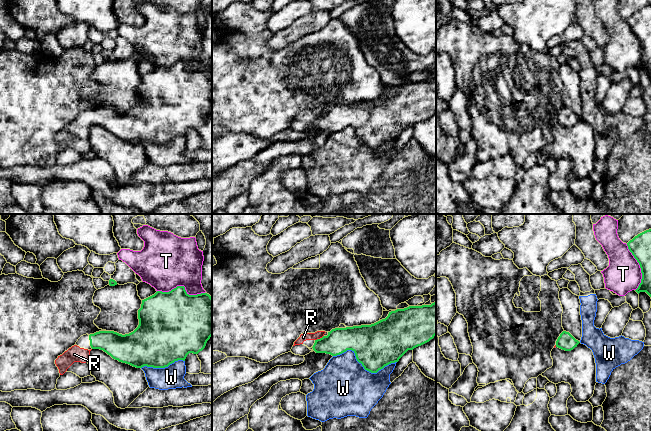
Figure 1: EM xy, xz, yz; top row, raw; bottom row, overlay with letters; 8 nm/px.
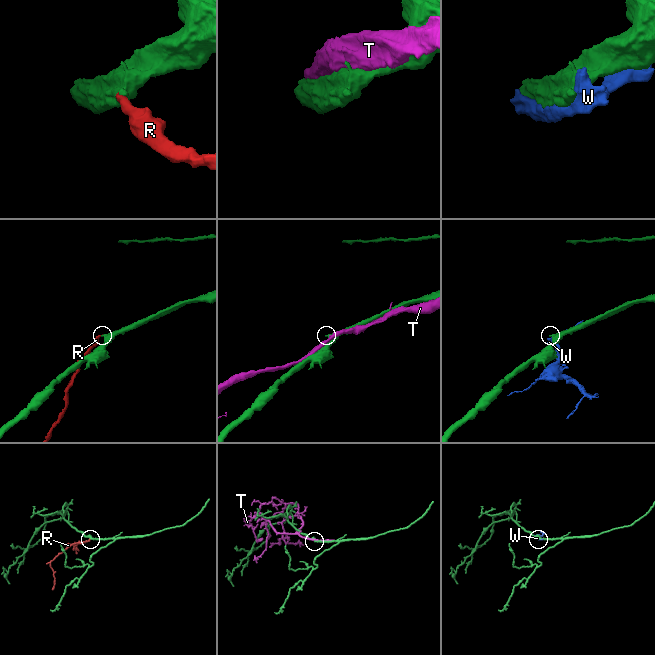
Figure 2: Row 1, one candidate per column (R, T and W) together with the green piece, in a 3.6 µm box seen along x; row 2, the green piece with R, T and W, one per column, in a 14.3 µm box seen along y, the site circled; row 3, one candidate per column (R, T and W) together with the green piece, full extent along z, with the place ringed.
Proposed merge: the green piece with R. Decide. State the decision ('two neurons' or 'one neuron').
one neuron

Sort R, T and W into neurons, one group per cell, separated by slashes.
R / T / W

